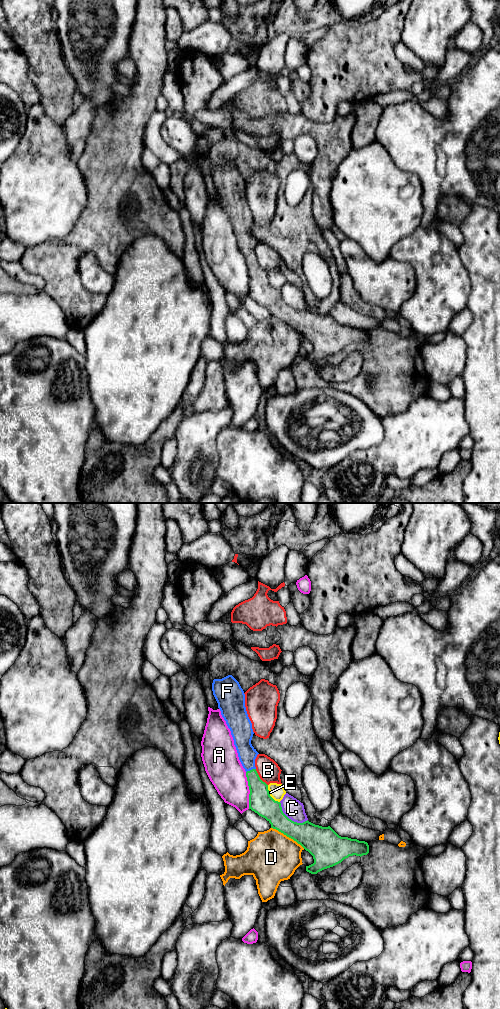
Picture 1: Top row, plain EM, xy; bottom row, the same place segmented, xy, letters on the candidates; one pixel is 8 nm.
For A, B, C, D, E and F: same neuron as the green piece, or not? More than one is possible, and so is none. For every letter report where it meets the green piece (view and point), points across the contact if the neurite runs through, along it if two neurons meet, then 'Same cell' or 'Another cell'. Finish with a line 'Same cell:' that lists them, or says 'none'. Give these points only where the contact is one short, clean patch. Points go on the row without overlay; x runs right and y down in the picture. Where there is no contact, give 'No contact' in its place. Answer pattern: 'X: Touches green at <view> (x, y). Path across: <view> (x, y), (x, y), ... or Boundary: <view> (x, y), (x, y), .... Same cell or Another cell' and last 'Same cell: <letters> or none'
A: Touches green at xy (249, 277). Another cell
B: Touches green at xy (259, 265). Another cell
C: Touches green at xy (290, 307). Another cell
D: Touches green at xy (288, 324). Another cell
E: Touches green at xy (269, 283). Boundary: xy (267, 273), (269, 282), (279, 290). Another cell
F: Touches green at xy (250, 258). Path across: xy (259, 286), (259, 278), (250, 258), (247, 242). Same cell
Same cell: F

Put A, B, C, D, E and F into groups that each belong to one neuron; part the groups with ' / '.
A / B / C / D / E / F

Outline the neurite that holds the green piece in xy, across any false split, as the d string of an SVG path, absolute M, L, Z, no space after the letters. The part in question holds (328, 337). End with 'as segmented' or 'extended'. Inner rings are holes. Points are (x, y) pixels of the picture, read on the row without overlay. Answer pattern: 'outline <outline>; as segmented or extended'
outline M232 163L214 167L212 179L246 259L250 278L249 297L265 306L271 316L293 327L313 344L314 351L306 354L306 359L317 362L349 344L367 343L367 330L341 325L330 314L322 315L308 308L294 310L283 301L281 291L270 284L268 273L256 259L255 247L259 241L251 232L254 220L245 195L245 182L239 170Z; extended

